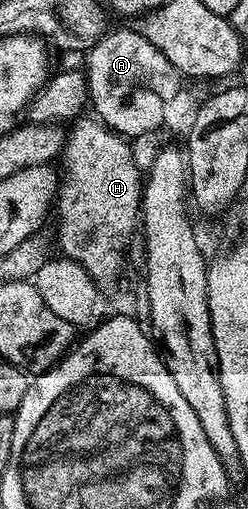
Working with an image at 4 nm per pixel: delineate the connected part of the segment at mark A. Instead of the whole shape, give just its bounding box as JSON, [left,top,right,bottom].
[85,29,182,139]

